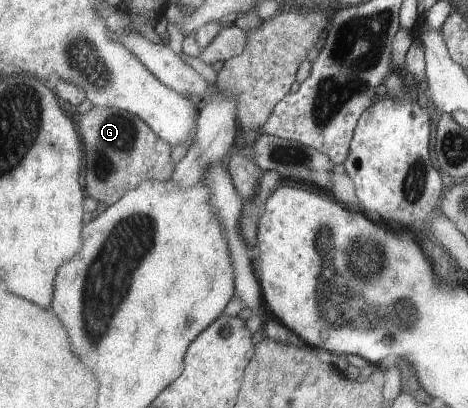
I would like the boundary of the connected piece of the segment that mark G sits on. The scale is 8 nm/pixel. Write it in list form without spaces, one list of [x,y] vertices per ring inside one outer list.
[[[94,106],[79,121],[83,143],[88,151],[86,189],[98,203],[114,205],[143,181],[173,179],[175,167],[172,146],[162,139],[141,117],[120,108]]]

